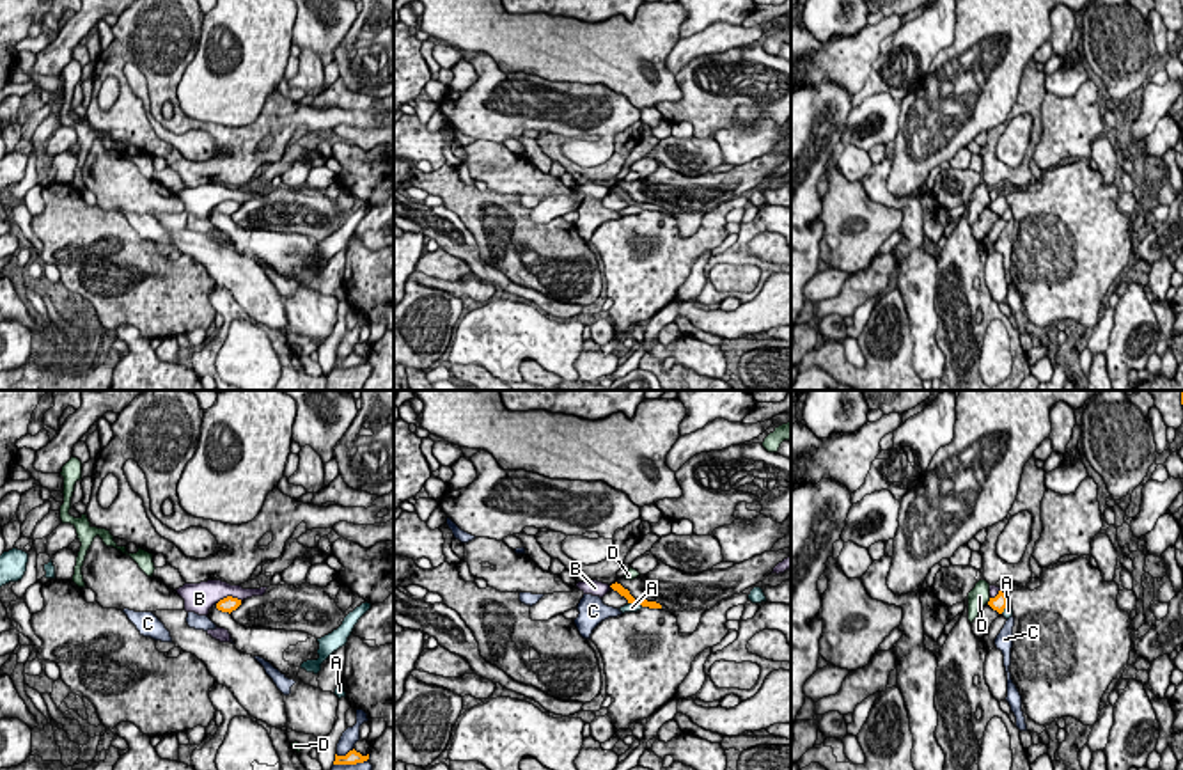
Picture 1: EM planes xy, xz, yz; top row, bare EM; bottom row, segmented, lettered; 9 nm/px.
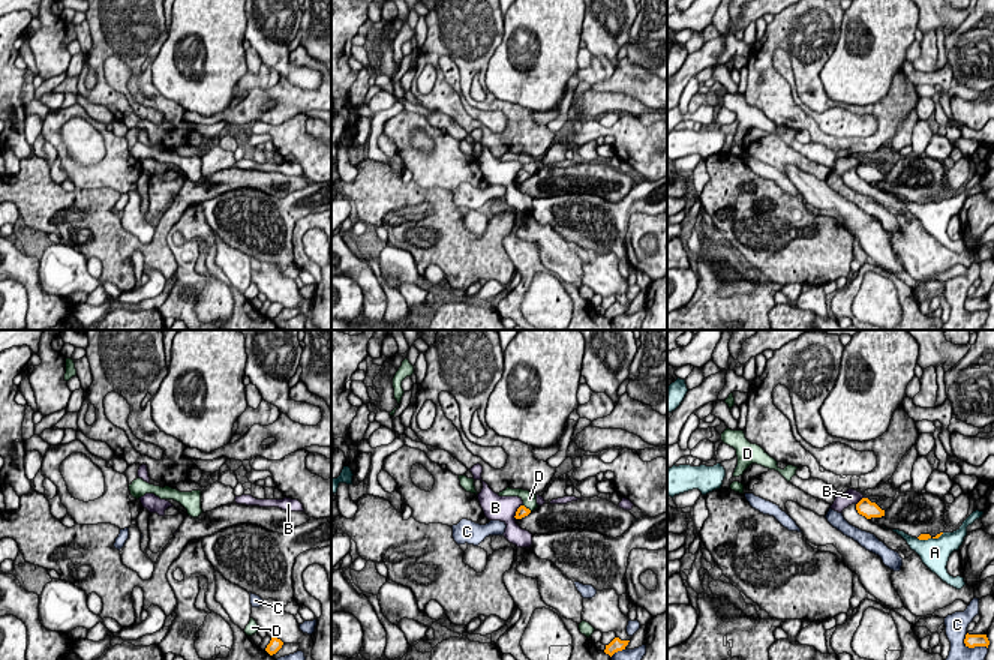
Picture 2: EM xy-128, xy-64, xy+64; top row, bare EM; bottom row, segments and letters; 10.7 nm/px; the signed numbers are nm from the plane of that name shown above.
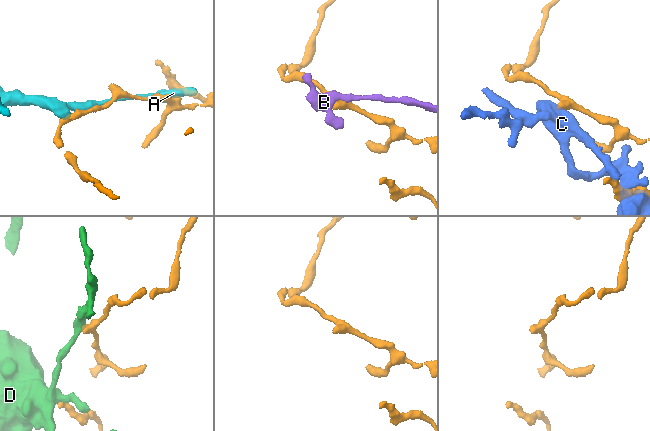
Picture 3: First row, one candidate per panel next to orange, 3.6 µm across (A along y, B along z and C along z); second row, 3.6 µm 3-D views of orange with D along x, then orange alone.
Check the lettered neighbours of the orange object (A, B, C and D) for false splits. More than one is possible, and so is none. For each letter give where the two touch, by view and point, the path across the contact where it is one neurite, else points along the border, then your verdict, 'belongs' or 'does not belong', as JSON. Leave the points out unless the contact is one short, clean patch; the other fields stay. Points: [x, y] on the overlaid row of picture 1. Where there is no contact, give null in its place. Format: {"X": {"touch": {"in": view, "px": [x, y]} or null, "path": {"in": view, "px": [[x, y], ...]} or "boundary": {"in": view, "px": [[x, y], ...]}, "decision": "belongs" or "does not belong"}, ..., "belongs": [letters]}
{"A": {"touch": {"in": "xz", "px": [635, 602]}, "decision": "does not belong"}, "B": {"touch": {"in": "xy", "px": [229, 597]}, "boundary": {"in": "xy", "px": [[242, 600], [224, 597], [217, 604]]}, "decision": "does not belong"}, "C": {"touch": {"in": "xy", "px": [346, 754]}, "decision": "does not belong"}, "D": {"touch": {"in": "yz", "px": [988, 602]}, "decision": "does not belong"}, "belongs": []}

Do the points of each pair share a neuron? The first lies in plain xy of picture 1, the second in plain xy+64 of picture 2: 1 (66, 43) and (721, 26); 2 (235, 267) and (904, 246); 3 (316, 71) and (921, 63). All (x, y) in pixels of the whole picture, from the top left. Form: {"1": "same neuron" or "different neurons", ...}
{"1": "different neurons", "2": "different neurons", "3": "same neuron"}

